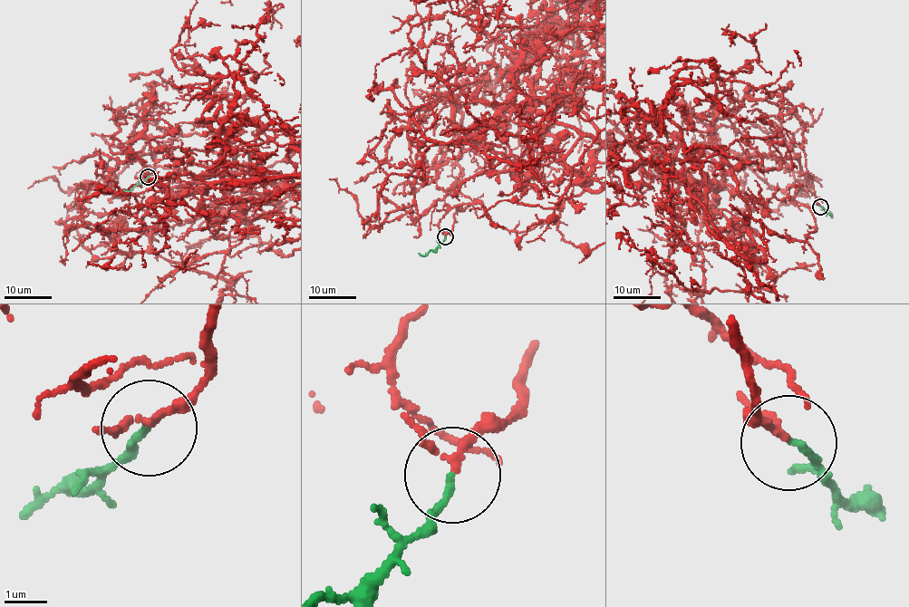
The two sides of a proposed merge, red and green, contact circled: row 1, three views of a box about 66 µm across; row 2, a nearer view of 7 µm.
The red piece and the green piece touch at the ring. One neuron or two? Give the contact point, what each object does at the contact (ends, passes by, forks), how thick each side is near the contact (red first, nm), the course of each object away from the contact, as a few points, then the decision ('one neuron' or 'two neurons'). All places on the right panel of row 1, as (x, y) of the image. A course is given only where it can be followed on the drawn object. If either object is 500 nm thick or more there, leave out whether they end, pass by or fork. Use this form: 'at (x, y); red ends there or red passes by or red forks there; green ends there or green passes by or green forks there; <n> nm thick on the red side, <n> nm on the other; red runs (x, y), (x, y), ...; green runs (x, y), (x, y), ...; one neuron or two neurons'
at (820, 207); red passes by; green ends there; 150 nm thick on the red side, 150 nm on the other; red runs (820, 206), (797, 108), (747, 97), (715, 110), (719, 186), (641, 164); green runs (820, 207), (831, 216), (830, 212); one neuron

